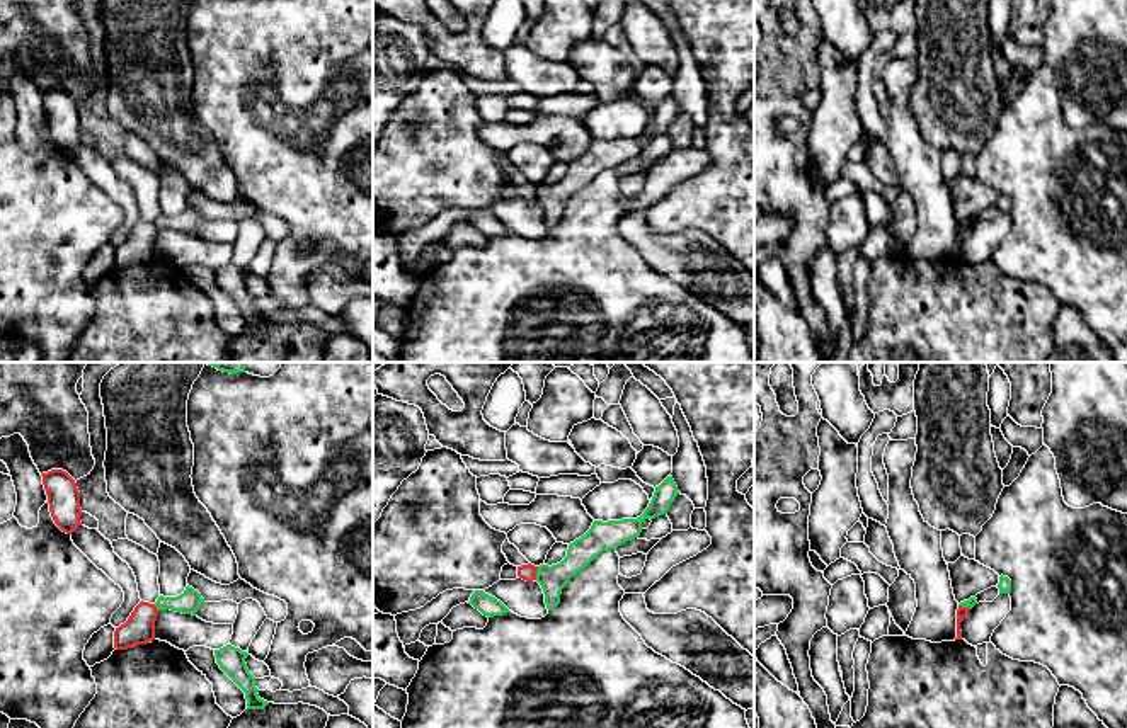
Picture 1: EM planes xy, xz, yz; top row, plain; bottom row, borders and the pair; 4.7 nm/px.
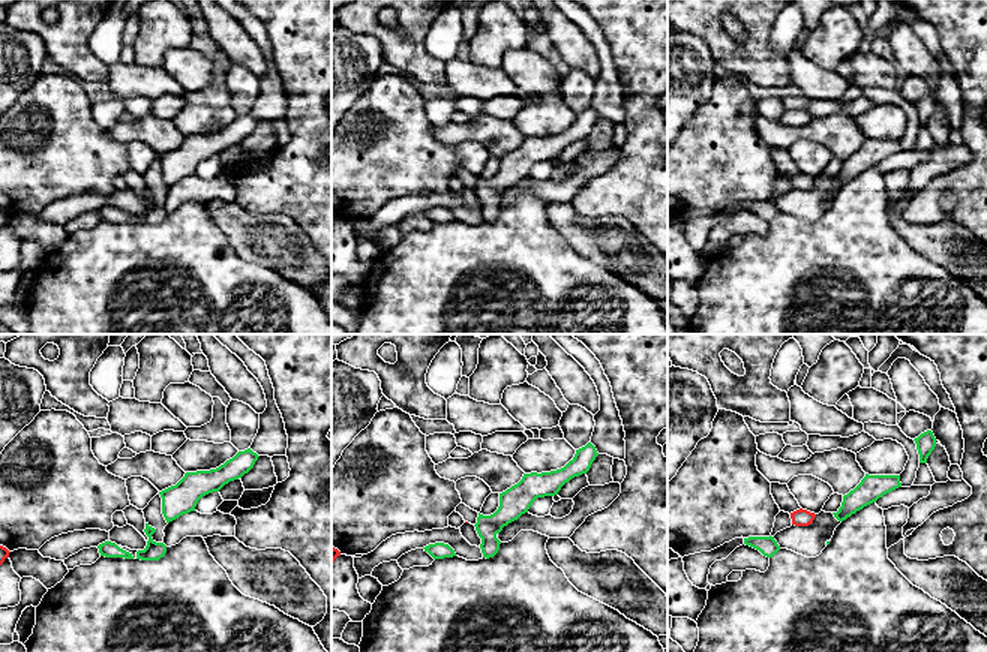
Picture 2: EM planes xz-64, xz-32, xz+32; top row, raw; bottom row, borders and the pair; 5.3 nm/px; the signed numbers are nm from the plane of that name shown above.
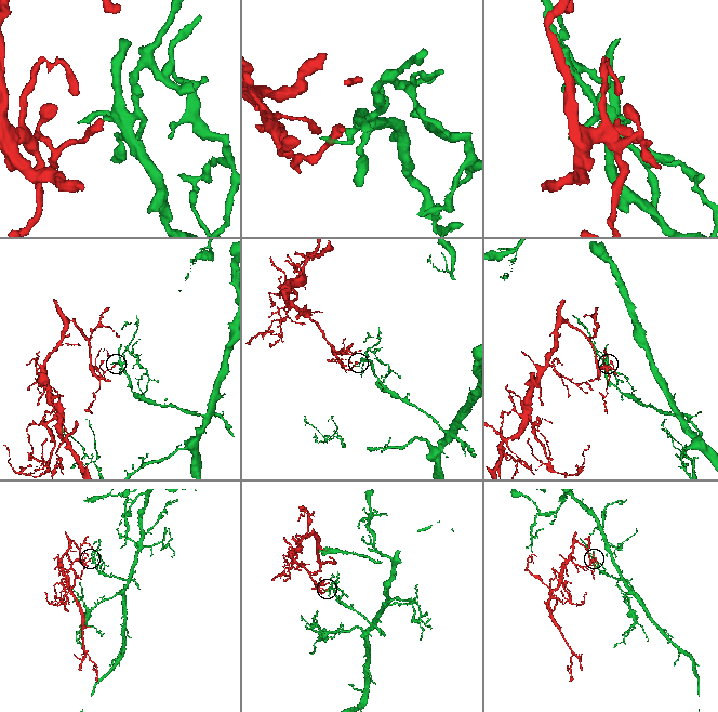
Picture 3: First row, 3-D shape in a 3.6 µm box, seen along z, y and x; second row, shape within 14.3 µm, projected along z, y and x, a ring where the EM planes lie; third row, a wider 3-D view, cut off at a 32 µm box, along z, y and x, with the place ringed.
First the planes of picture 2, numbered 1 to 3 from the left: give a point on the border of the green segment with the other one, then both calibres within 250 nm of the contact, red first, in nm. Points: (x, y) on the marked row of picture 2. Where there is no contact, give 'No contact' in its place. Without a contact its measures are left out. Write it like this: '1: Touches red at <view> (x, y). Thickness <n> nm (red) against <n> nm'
1: No contact
2: No contact
3: No contact

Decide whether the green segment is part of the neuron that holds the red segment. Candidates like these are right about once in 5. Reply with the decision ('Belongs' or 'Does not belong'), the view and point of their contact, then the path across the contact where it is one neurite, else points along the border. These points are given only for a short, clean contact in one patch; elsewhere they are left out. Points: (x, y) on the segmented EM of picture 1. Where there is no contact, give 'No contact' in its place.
Does not belong. Touches red at xz (535, 574). Boundary: xz (538, 567), (535, 579)

